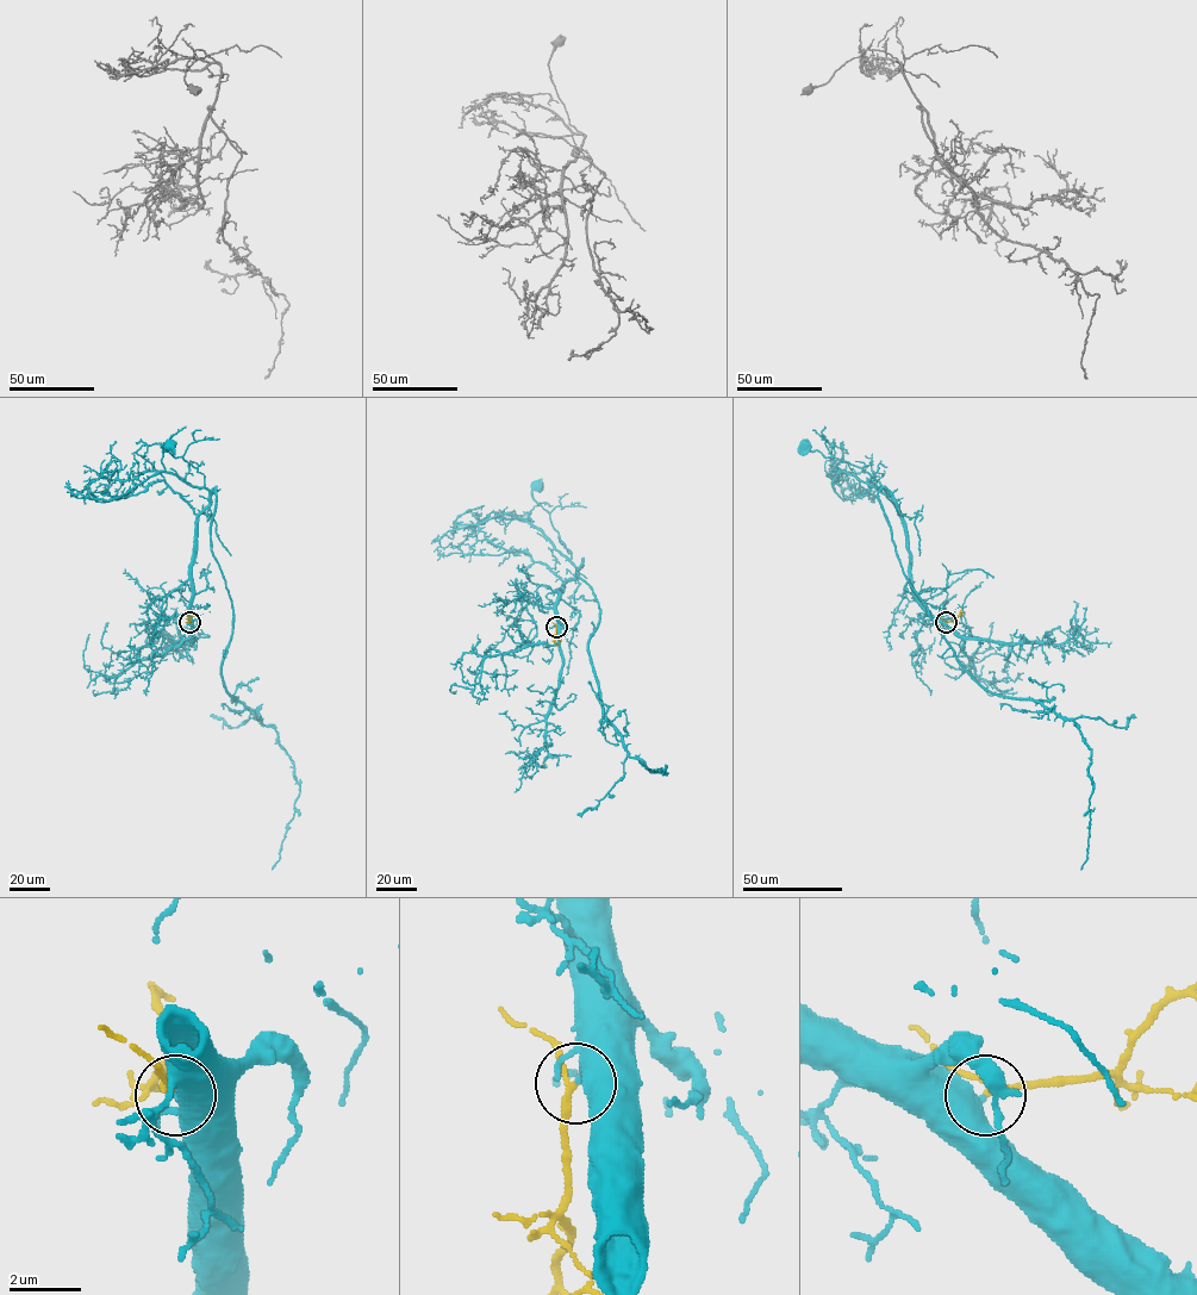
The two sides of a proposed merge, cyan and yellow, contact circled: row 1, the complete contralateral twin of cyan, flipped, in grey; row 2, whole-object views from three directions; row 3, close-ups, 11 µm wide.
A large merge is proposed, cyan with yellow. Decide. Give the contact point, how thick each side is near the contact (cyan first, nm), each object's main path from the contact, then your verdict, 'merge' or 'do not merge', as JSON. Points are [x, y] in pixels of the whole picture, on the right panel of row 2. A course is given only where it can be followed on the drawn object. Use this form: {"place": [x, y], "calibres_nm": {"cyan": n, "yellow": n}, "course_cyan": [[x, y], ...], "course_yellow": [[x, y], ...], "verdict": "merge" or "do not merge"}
{"place": [946, 622], "calibres_nm": {"cyan": 320, "yellow": 140}, "course_cyan": [[946, 622], [933, 616], [916, 596], [906, 524], [891, 495], [878, 487], [876, 480], [861, 468], [804, 446]], "course_yellow": [[946, 622], [965, 611]], "verdict": "merge"}

